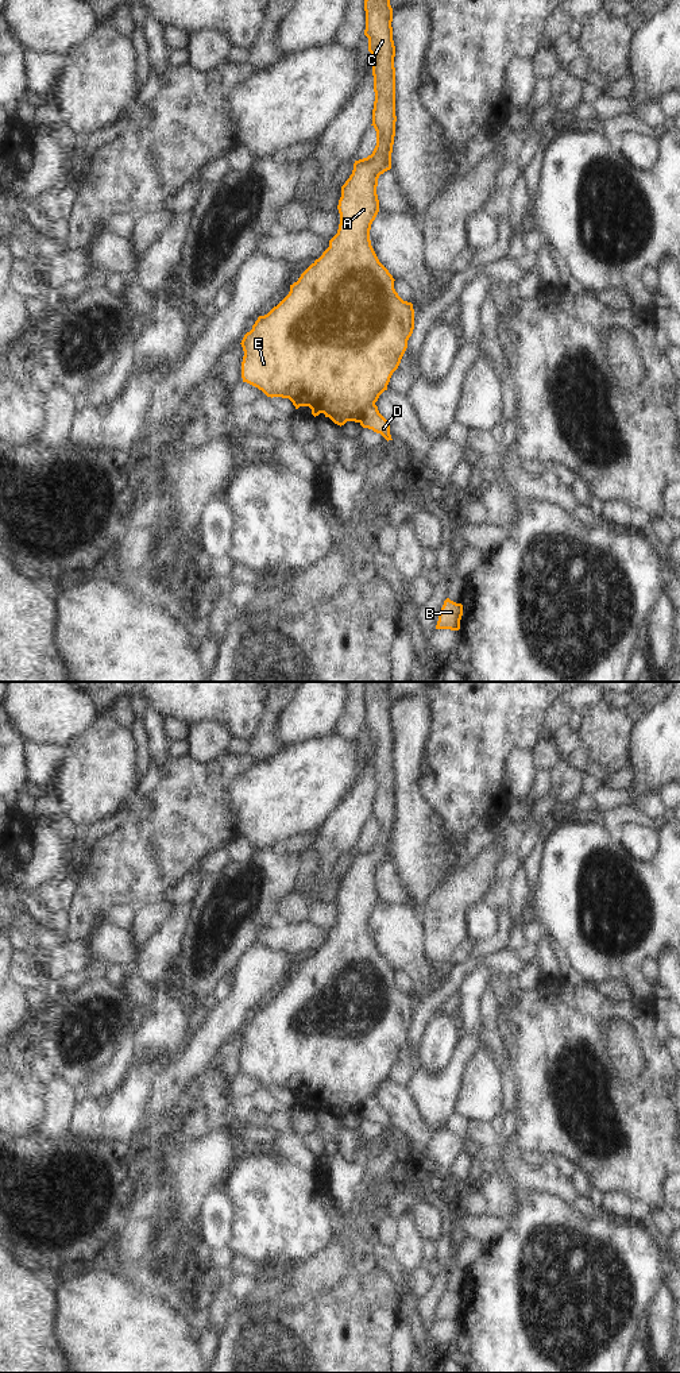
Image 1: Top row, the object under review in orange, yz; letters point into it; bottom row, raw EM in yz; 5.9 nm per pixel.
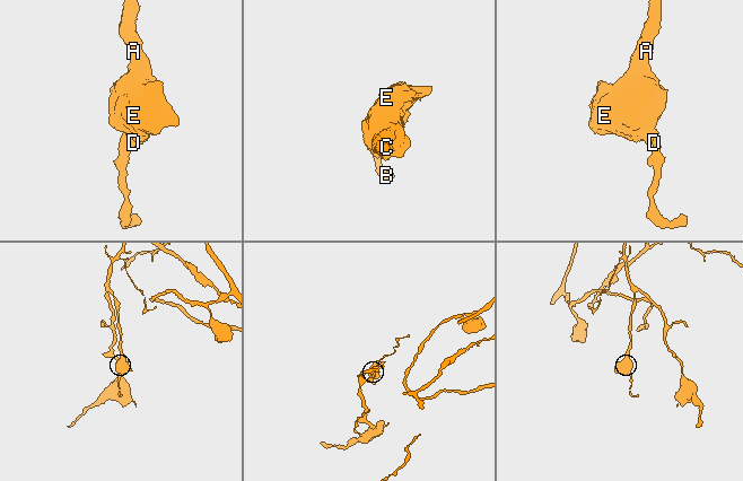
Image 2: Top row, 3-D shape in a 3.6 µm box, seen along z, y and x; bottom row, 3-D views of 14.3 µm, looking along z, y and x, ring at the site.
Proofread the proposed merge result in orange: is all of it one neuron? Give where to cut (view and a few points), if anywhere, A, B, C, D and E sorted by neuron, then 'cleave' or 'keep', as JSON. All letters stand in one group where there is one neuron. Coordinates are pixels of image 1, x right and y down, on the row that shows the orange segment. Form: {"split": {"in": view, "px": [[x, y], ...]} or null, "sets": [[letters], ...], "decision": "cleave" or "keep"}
{"split": {"in": "yz", "px": [[374, 402], [363, 411], [359, 421]]}, "sets": [["A", "C", "E"], ["B", "D"]], "decision": "cleave"}

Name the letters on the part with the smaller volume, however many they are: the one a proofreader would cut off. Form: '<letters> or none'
B, D

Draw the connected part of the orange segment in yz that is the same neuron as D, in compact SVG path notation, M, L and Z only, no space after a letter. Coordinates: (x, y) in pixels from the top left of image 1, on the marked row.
M370 404L360 417L360 425L363 428L372 429L376 433L380 433L387 441L393 440L390 435L389 421L379 413L375 404Z

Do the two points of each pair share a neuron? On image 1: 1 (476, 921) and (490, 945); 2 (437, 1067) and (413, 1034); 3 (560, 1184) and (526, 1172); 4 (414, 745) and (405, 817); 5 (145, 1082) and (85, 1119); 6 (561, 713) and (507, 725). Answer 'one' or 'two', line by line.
1: two
2: two
3: one
4: one
5: one
6: two

